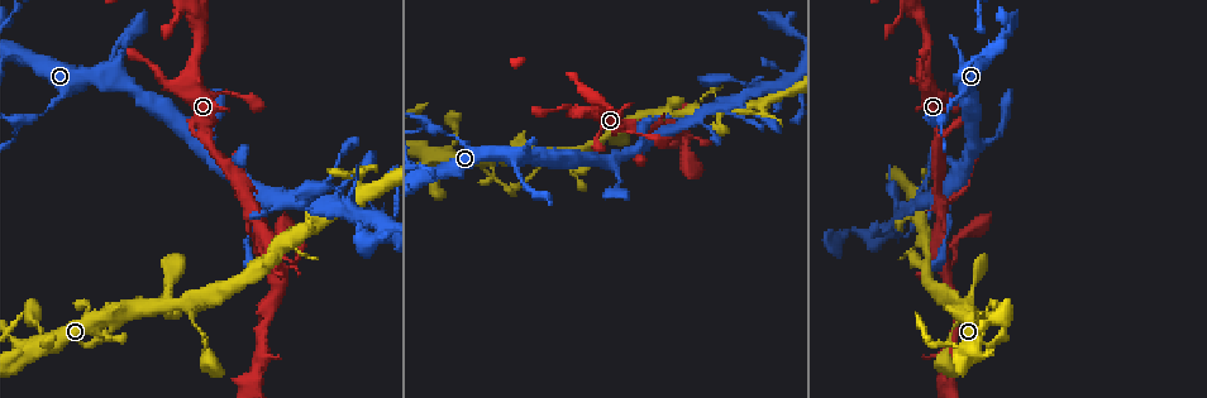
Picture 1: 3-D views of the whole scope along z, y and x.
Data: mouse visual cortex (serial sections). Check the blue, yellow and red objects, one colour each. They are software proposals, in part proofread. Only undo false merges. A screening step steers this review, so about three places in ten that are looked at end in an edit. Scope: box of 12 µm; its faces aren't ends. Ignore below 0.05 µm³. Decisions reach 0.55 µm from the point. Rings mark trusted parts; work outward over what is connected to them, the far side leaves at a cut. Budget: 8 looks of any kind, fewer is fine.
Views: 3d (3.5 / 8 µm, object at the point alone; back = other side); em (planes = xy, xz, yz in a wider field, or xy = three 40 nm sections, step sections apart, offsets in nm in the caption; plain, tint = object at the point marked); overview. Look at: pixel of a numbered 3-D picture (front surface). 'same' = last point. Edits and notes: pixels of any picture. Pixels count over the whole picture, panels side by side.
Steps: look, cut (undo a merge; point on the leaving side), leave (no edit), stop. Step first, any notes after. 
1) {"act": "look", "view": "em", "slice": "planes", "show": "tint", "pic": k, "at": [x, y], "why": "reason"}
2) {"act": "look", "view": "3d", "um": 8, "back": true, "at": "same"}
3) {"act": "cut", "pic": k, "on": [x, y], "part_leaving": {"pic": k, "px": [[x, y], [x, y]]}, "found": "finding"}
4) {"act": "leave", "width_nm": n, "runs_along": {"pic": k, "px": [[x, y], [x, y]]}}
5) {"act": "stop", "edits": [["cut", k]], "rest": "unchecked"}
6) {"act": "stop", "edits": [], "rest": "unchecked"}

{"act": "look", "view": "3d", "um": 3.5, "back": true, "pic": 1, "at": [231, 96], "why": "thin neck"}

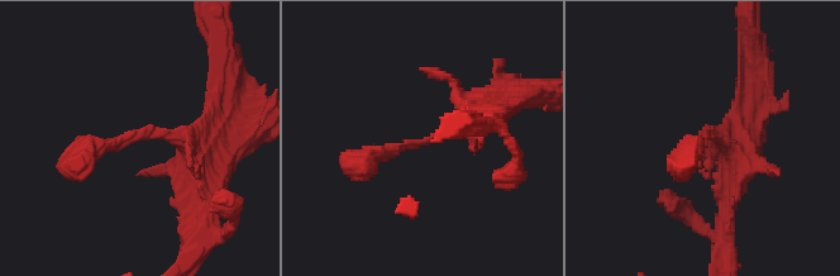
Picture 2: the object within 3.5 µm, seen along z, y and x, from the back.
{"act": "look", "view": "em", "slice": "xy", "step": 1, "show": "tint", "pic": 2, "at": [703, 135], "arm_widths_nm": [300, 350], "why": "now the EM"}

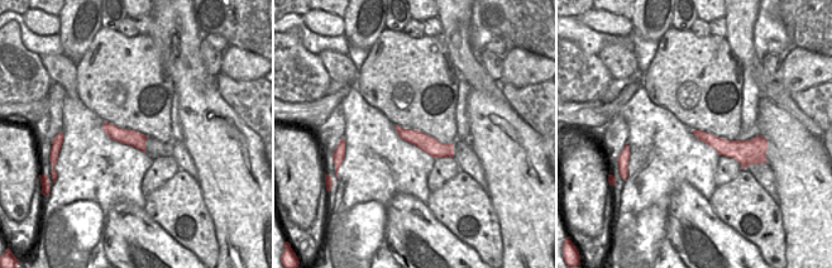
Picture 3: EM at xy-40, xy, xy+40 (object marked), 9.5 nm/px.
{"act": "leave", "runs_along": {"pic": 3, "px": [[398, 129], [450, 154]]}, "found": "one cell here"}

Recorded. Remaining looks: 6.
{"act": "look", "view": "3d", "um": 3.5, "pic": 1, "at": [246, 196], "why": "a fork"}

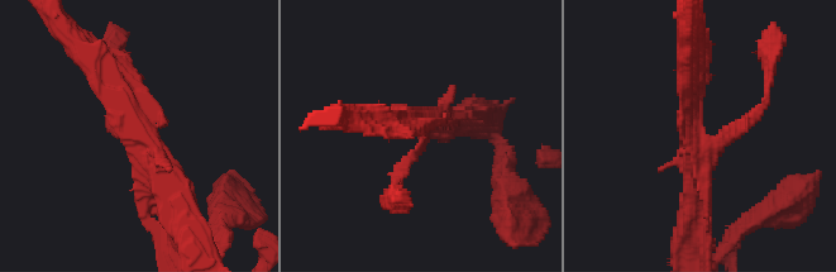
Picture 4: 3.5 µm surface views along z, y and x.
{"act": "look", "view": "em", "slice": "xy", "step": 1, "show": "tint", "pic": 4, "at": [145, 137]}

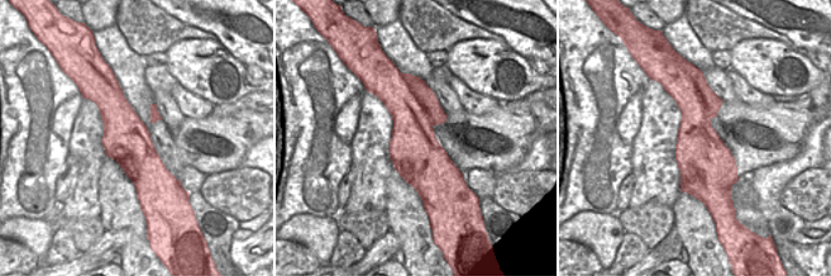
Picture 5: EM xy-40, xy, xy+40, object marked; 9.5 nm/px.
{"act": "leave", "found": "continuous, no second cell"}

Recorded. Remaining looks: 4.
{"act": "look", "view": "3d", "um": 3.5, "pic": 1, "at": [342, 188], "why": "calibre changes"}

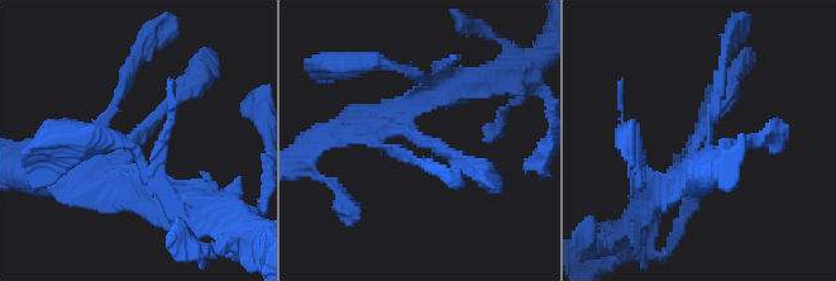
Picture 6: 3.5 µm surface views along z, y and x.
{"act": "look", "view": "em", "slice": "planes", "show": "tint", "pic": 6, "at": [418, 139]}

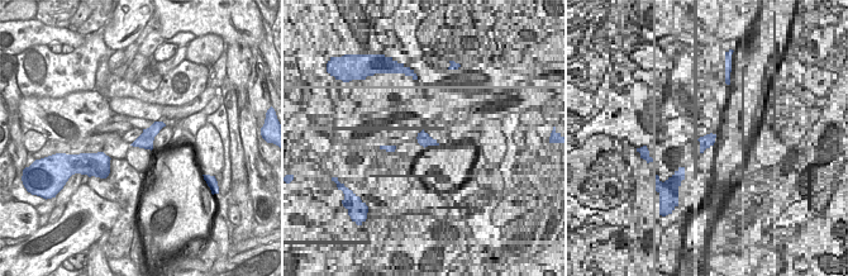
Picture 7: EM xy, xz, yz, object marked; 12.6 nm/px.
{"act": "leave", "runs_along": {"pic": 6, "px": [[60, 168], [99, 172], [196, 79]]}, "found": "all the same cell"}

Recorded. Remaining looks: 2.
{"act": "stop", "edits": [], "rest": "unchecked"}

